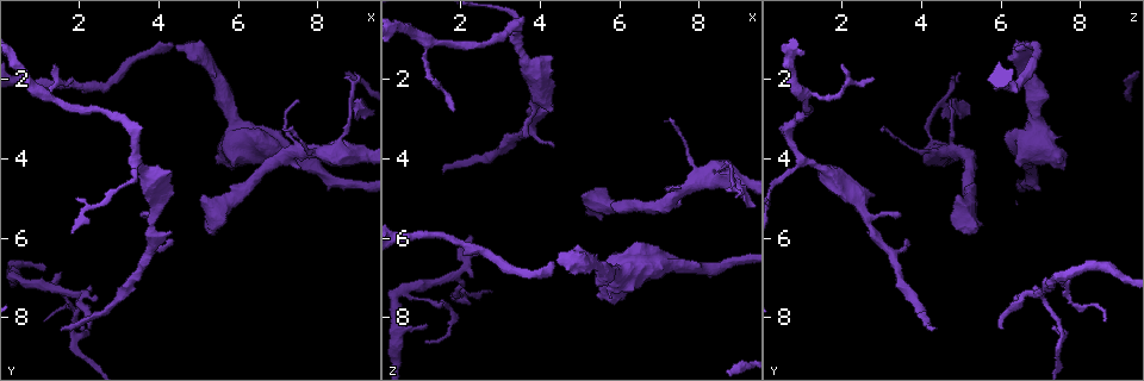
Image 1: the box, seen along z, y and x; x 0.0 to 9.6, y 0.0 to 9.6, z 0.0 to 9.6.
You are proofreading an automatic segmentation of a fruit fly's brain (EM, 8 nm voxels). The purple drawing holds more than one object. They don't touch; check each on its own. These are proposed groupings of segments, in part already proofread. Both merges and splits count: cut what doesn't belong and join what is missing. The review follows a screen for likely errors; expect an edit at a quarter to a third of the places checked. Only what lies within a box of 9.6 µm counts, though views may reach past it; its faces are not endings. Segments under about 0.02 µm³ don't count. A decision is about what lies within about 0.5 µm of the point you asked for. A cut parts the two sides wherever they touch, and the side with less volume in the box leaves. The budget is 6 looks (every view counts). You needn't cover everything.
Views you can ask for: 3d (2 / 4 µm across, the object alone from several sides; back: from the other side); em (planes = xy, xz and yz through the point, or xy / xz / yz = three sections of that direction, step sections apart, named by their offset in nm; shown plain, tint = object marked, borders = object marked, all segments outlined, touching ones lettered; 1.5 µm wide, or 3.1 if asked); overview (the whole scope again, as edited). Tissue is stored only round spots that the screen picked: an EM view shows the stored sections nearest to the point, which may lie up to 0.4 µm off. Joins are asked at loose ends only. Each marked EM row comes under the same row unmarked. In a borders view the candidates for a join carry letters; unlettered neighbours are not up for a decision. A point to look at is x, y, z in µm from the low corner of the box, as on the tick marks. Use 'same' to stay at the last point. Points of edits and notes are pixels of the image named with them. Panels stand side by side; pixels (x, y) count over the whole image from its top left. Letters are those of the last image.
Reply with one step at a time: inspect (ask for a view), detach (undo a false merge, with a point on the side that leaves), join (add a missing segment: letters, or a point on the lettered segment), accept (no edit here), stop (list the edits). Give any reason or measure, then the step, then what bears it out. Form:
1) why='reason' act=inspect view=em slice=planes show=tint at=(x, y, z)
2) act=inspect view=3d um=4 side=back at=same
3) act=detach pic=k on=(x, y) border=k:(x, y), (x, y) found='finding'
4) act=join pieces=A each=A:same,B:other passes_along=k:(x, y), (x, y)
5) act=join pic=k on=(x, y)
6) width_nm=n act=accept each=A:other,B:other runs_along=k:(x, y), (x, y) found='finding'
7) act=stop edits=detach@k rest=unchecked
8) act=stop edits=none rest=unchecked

why='tapers out' act=inspect view=em slice=yz step=4 show=tint at=(1.80, 1.95, 2.80)

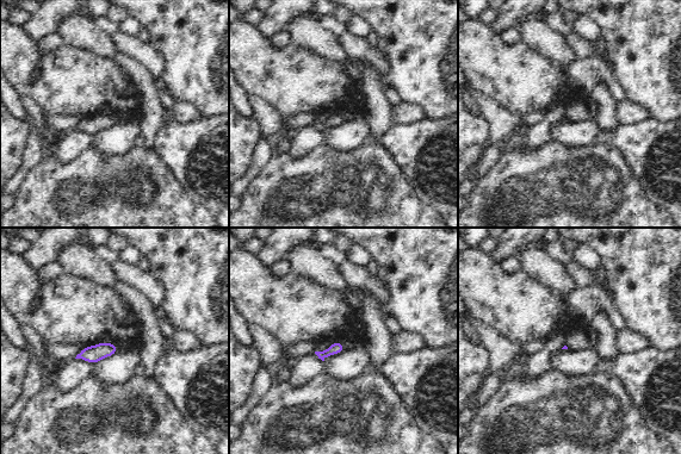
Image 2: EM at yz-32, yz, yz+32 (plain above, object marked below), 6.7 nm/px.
act=inspect view=em slice=yz step=4 show=borders at=same

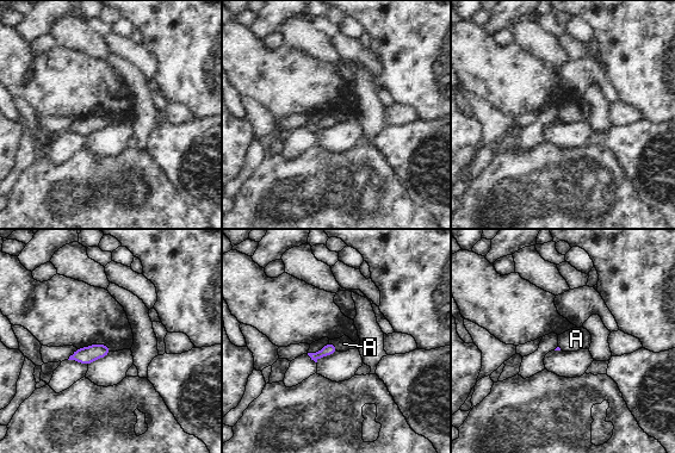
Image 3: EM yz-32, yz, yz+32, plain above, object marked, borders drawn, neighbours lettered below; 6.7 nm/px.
longest_contact=A:90nm act=accept each=A:other border=3:(329, 341), (338, 351) found='no lettered segment goes on from it'

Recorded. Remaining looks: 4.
why='long arm stops here' act=inspect view=3d um=4 at=(1.60, 8.25, 4.30)

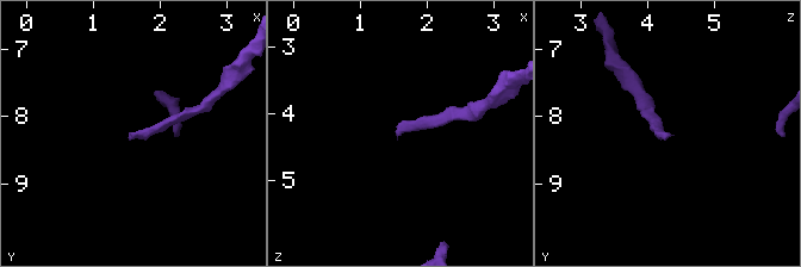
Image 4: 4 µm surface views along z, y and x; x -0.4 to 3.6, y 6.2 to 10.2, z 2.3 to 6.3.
act=inspect view=em slice=planes show=borders at=(1.55, 8.30, 4.30)

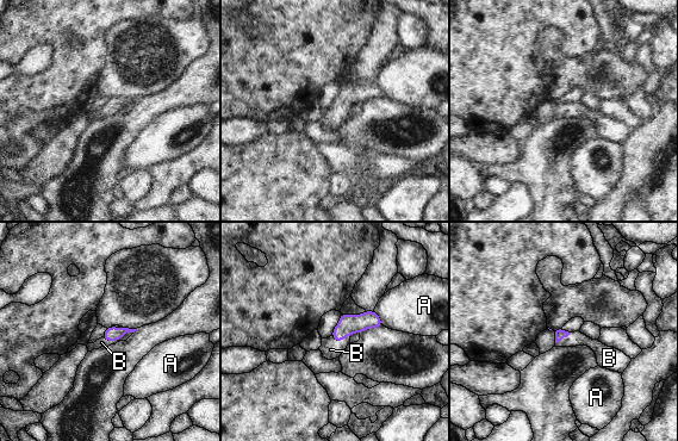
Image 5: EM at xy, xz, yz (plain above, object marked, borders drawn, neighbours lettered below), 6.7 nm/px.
act=join pieces=B each=A:other,B:same passes_along=5:(348, 324), (340, 341), (330, 349) found='the neuron continues'

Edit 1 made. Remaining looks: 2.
act=stop edits=join@5 rest=unchecked

